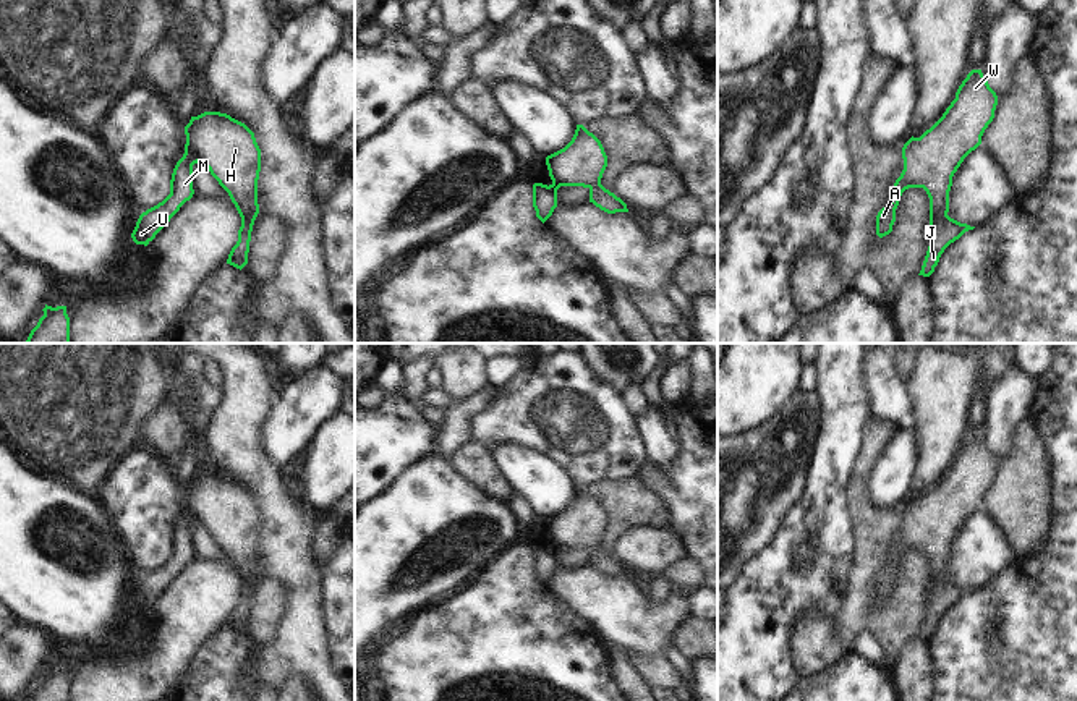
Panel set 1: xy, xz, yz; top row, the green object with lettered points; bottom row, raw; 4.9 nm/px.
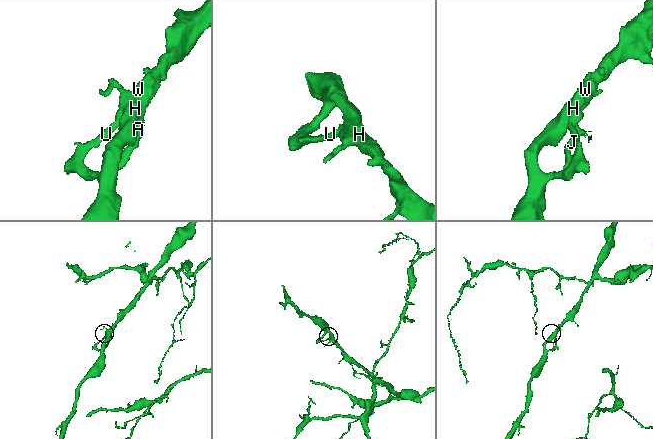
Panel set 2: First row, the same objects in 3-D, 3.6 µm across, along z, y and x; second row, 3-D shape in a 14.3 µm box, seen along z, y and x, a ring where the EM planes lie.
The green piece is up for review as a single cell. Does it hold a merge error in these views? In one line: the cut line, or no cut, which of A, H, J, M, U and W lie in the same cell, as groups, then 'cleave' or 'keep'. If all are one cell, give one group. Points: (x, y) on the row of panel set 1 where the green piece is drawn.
no cut | A H J M U W | keep

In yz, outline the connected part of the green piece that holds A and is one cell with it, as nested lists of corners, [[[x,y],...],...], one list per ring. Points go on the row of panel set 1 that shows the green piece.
[[[972,70],[943,117],[902,147],[904,170],[892,186],[891,202],[876,215],[876,235],[883,238],[892,232],[902,193],[923,188],[930,198],[930,246],[918,275],[930,277],[944,249],[975,228],[947,215],[949,191],[964,159],[981,144],[996,105],[998,96],[981,70]]]

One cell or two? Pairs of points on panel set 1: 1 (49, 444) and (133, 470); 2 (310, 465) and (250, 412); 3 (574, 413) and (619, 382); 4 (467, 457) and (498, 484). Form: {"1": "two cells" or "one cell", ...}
{"1": "two cells", "2": "two cells", "3": "two cells", "4": "one cell"}

